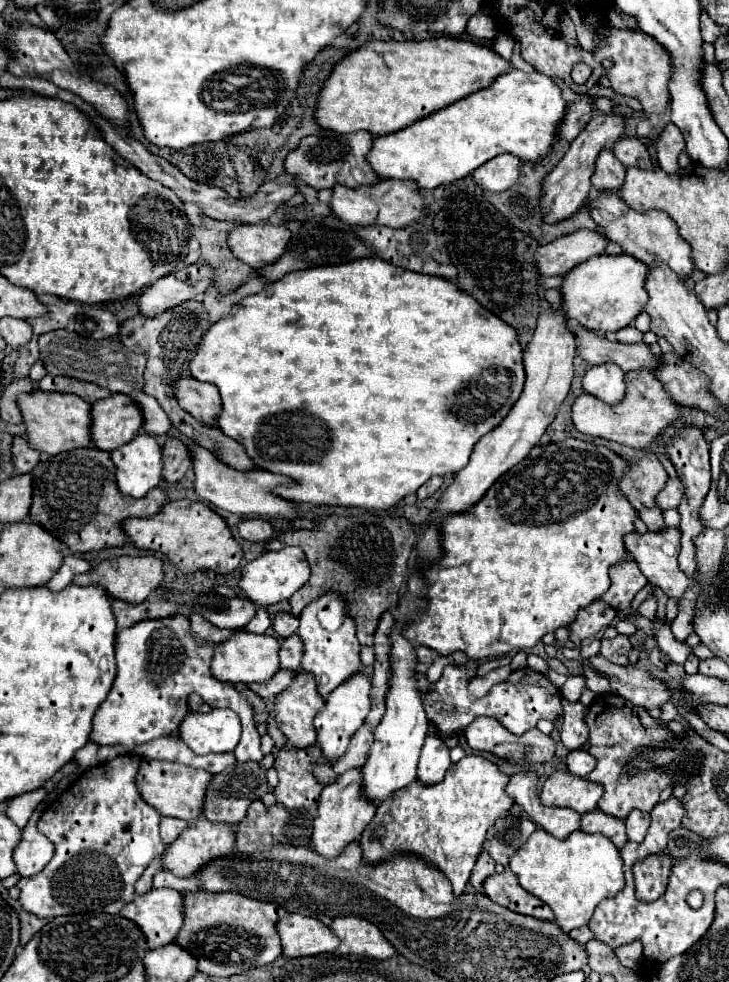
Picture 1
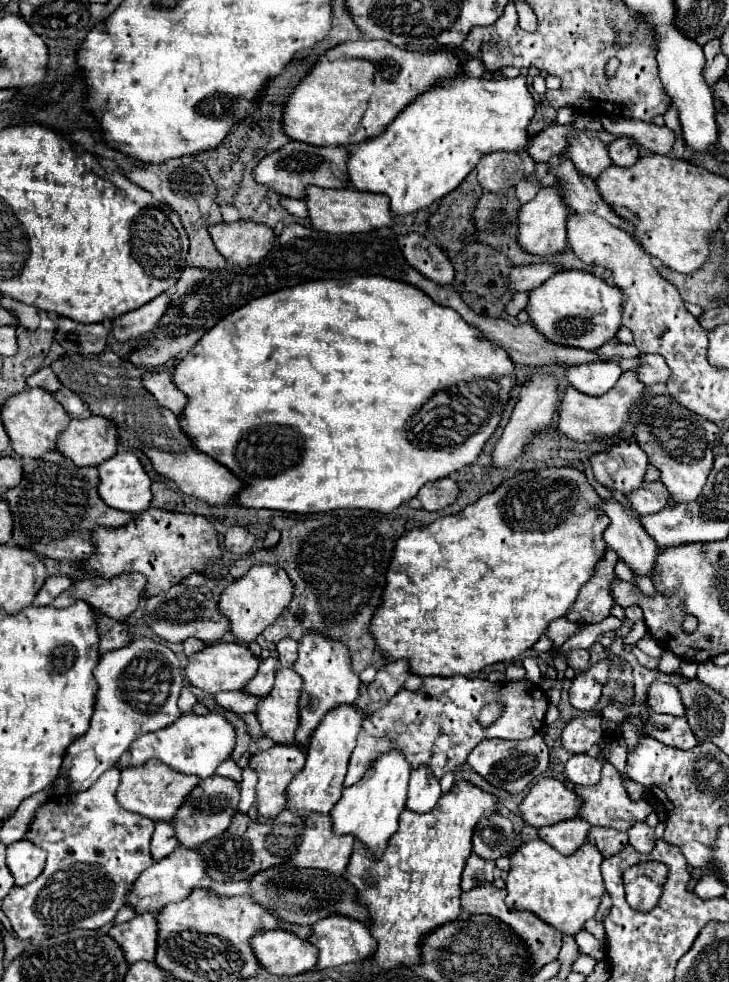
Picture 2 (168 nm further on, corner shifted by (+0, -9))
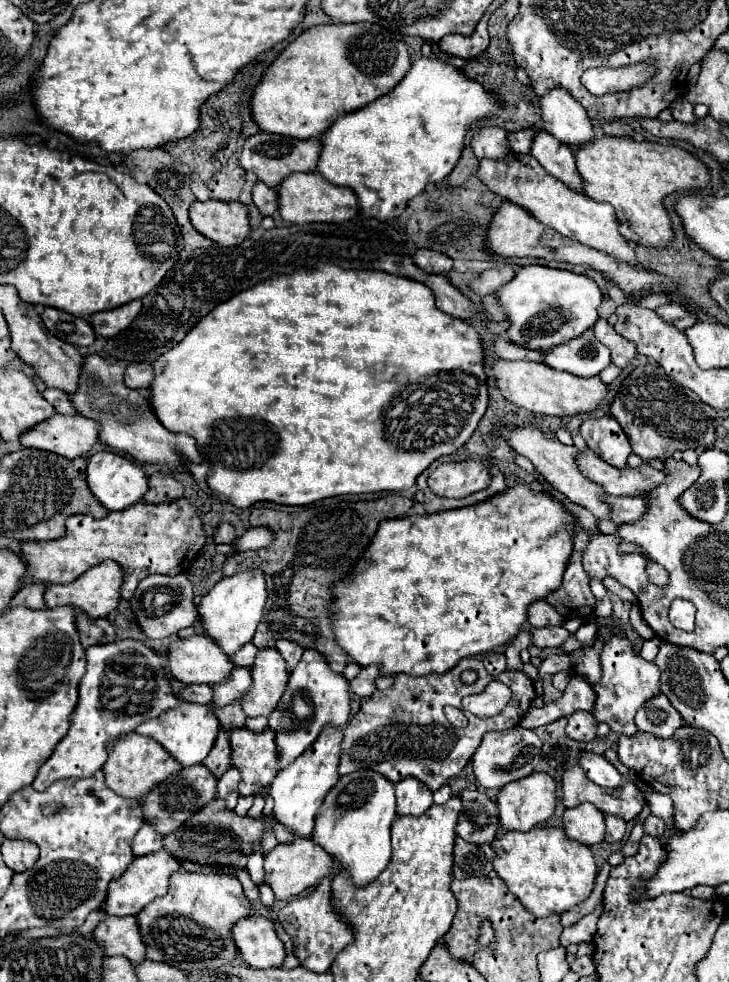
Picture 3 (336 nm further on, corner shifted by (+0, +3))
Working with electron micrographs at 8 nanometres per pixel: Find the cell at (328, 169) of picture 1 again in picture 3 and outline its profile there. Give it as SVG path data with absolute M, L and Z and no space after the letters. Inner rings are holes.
M259 132L259 134L253 134L245 140L243 152L239 156L239 166L247 172L249 170L255 172L259 182L275 188L275 184L281 184L281 180L289 172L313 172L317 168L317 156L319 154L321 154L321 144L317 138L299 140L299 138Z

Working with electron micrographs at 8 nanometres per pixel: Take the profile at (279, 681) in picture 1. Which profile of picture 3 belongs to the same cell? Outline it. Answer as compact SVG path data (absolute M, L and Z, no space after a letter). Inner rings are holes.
M193 684L193 686L185 686L179 694L175 694L179 700L185 702L193 702L193 704L211 704L213 698L213 688L209 684Z

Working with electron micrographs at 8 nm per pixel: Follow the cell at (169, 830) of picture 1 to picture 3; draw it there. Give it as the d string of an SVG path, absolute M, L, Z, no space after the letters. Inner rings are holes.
M143 824L133 838L131 852L133 852L133 856L147 856L147 854L153 854L161 848L163 848L163 836L153 832L153 826Z

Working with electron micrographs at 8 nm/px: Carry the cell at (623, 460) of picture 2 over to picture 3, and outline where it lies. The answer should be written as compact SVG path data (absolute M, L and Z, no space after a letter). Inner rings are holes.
M611 416L601 418L585 418L581 422L581 436L583 440L595 450L597 454L615 468L627 466L627 456L631 454L631 444L617 422Z

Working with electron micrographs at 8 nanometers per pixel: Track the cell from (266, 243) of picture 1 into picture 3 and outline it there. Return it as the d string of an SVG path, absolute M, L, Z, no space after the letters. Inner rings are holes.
M193 202L189 206L189 218L197 232L221 246L239 244L249 234L247 206L241 202Z

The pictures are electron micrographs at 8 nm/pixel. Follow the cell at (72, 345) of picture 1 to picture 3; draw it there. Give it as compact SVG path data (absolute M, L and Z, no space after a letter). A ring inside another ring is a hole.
M93 354L85 360L79 390L71 398L77 414L99 422L101 426L99 442L115 450L121 450L123 454L129 454L139 462L159 462L171 468L179 468L183 464L183 458L191 462L201 462L195 440L187 434L169 432L151 412L147 392L131 390L123 384L123 372L125 372L125 362L107 364L105 358L101 358L99 354ZM177 450L181 450L183 456Z

